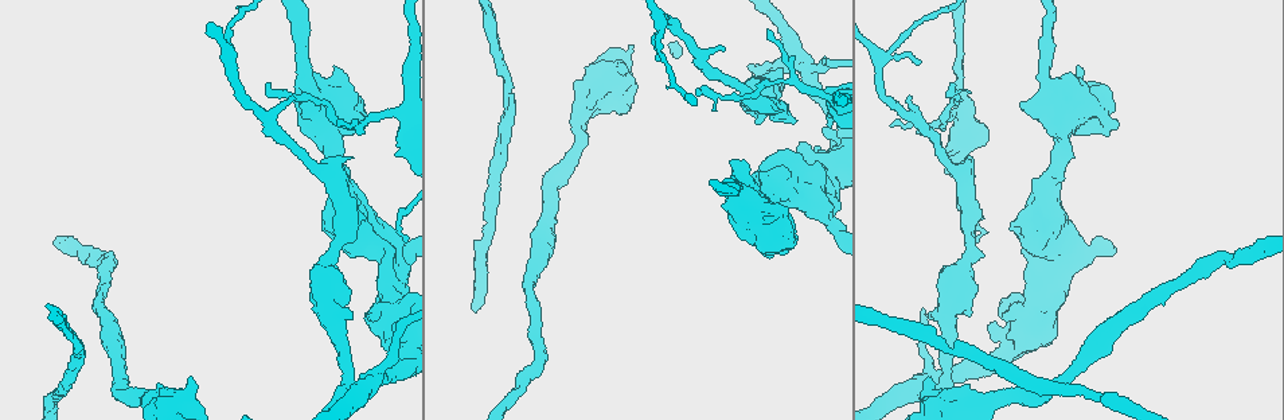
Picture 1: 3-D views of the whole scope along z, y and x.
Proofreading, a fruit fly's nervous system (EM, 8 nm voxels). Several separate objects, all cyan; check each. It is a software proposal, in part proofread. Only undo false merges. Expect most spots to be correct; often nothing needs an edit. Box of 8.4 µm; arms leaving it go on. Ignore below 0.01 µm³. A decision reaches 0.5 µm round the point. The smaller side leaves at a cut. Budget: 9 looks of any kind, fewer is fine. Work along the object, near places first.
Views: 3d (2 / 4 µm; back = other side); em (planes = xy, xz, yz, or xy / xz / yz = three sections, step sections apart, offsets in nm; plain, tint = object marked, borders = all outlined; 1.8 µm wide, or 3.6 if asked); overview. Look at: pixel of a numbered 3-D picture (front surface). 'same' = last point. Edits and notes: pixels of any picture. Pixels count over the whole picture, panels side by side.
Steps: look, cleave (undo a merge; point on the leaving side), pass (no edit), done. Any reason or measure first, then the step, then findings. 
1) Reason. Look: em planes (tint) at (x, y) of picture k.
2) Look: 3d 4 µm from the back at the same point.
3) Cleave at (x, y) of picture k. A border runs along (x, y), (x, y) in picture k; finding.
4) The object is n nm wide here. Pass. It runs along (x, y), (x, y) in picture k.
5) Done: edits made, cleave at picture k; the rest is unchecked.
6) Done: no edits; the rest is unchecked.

A narrow waist. Look: em 3.6 µm yz step 8 (plain) at (322, 126) of picture 1.

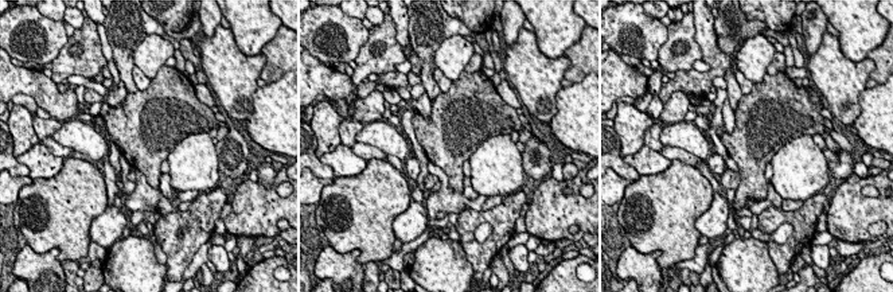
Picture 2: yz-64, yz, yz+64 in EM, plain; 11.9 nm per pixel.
Look: em 3.6 µm yz step 8 (tint) at the same point.

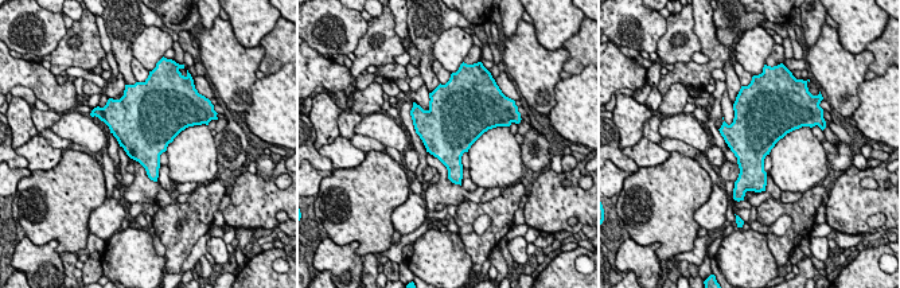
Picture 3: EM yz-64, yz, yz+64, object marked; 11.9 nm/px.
Pass. One cell here.

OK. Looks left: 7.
Four arms meet. Look: 3d 4 µm at (367, 383) of picture 1.

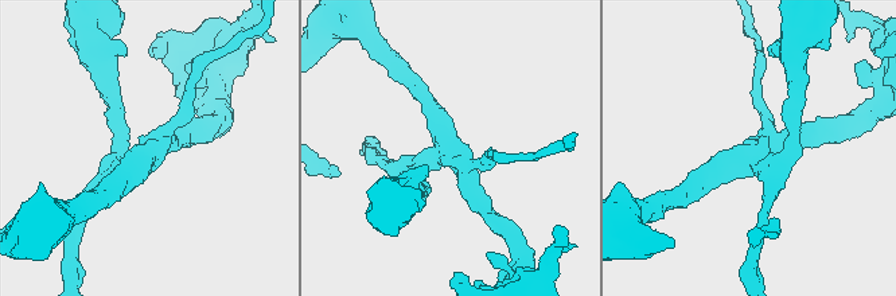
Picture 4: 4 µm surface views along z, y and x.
4 arms meet here; now the EM. Look: em 3.6 µm planes (tint) at (149, 154) of picture 4.

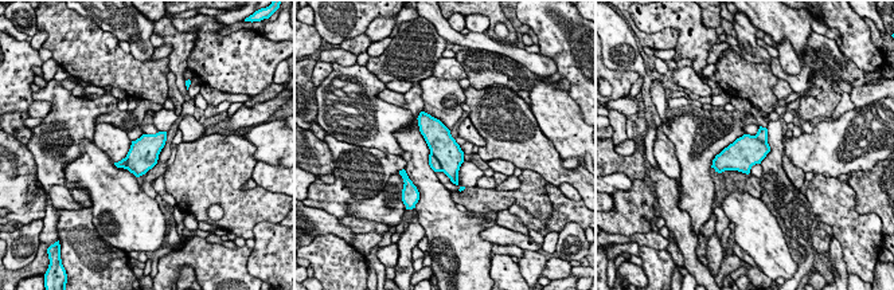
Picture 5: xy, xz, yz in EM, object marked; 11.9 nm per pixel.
Cleave at (434, 164) of picture 5. Two cells meet here.

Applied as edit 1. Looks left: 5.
Narrows sharply. Look: 3d 4 µm at (386, 273) of picture 1.

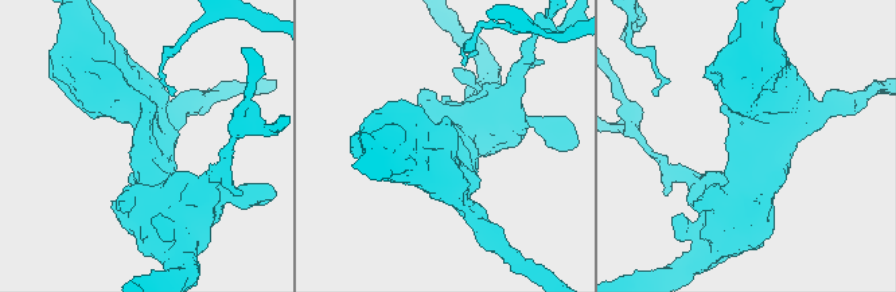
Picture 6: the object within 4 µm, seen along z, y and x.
Look: em yz step 8 (tint) at (147, 142) of picture 6.

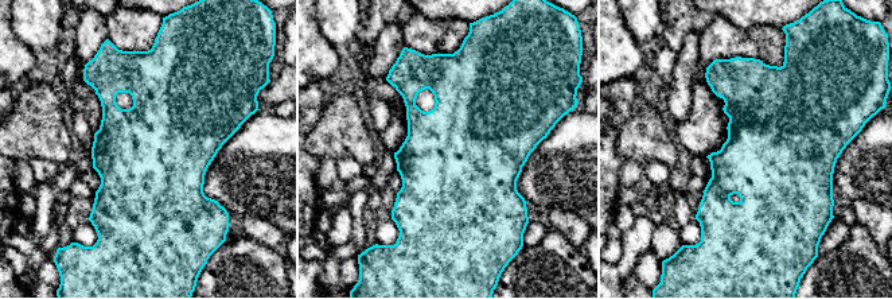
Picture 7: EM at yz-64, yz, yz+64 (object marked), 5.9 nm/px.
The object is 600 nm wide here. Pass. Continuous, no second cell.

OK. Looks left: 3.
Abrupt turn. Look: em yz step 8 (tint) at (796, 87) of picture 1.

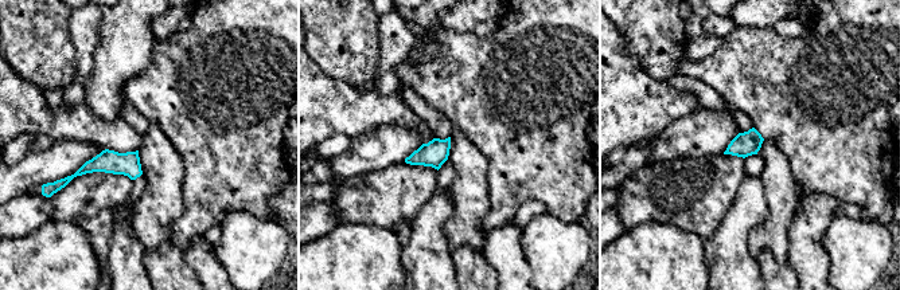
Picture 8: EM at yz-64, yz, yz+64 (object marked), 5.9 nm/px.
The object is 100 nm wide here. Pass. Continuous, no second cell.

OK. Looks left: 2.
Done: edits made, cleave at picture 5; the rest is unchecked.

